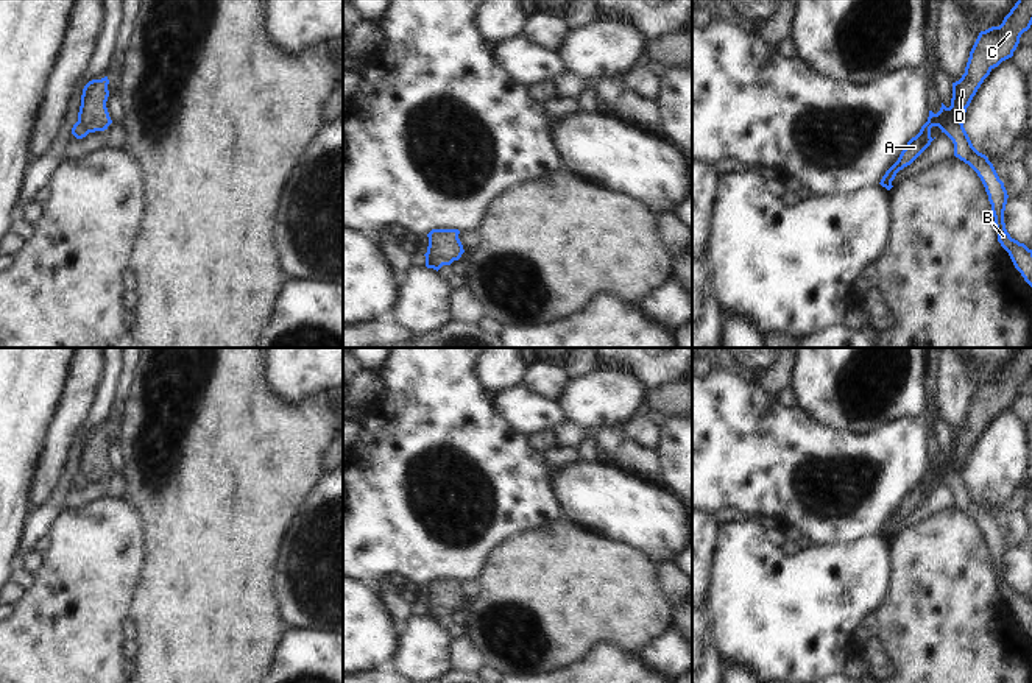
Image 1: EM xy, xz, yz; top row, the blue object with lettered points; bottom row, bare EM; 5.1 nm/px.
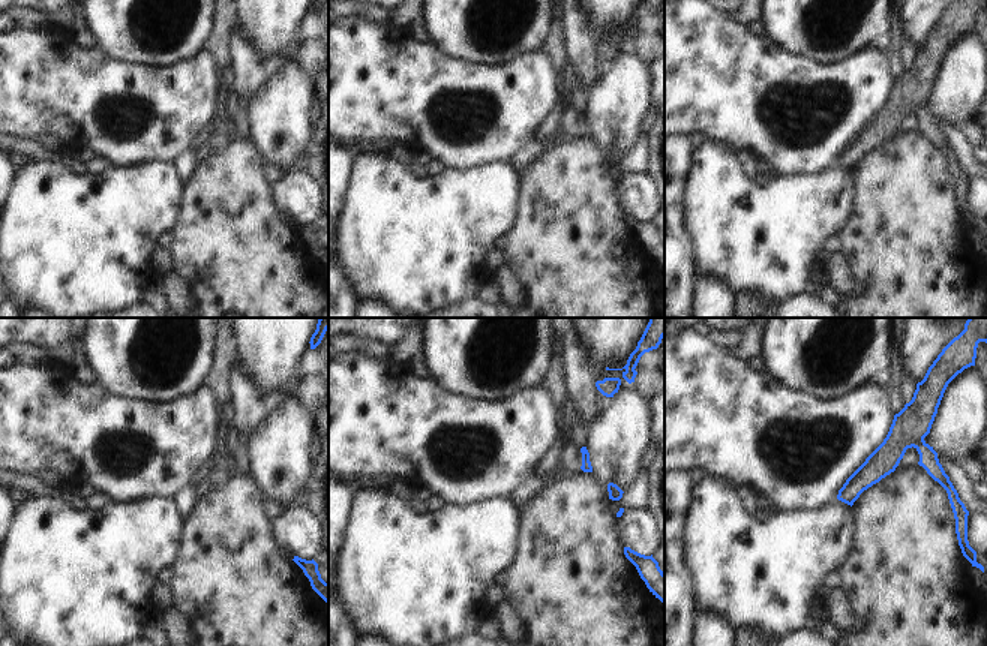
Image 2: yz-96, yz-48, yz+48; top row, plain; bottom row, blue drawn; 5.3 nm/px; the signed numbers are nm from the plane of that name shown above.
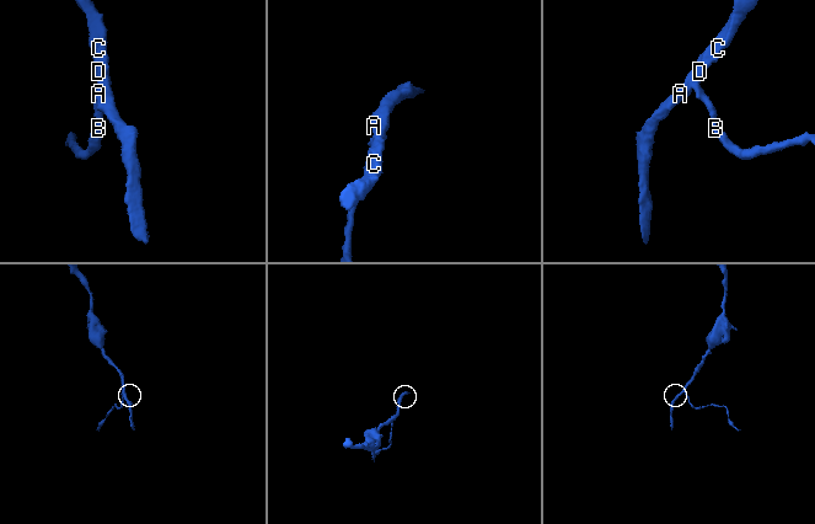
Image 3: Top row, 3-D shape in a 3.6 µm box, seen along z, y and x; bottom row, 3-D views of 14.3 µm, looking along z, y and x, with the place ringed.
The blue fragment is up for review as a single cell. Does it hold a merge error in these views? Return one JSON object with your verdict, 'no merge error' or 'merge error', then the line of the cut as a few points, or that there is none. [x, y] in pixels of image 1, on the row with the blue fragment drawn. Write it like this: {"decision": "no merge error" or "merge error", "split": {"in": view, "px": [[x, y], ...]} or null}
{"decision": "merge error", "split": {"in": "yz", "px": [[961, 120], [951, 120], [942, 131]]}}

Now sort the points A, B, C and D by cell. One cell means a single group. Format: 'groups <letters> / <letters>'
groups A C D / B

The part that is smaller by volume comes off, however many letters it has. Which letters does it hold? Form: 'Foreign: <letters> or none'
Foreign: B

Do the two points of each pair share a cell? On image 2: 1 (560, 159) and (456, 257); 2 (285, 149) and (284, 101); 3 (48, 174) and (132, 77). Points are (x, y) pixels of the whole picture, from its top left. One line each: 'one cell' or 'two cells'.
1: two cells
2: one cell
3: two cells

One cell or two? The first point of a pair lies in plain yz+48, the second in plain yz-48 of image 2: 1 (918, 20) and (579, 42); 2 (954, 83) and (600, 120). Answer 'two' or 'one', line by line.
1: one
2: one

